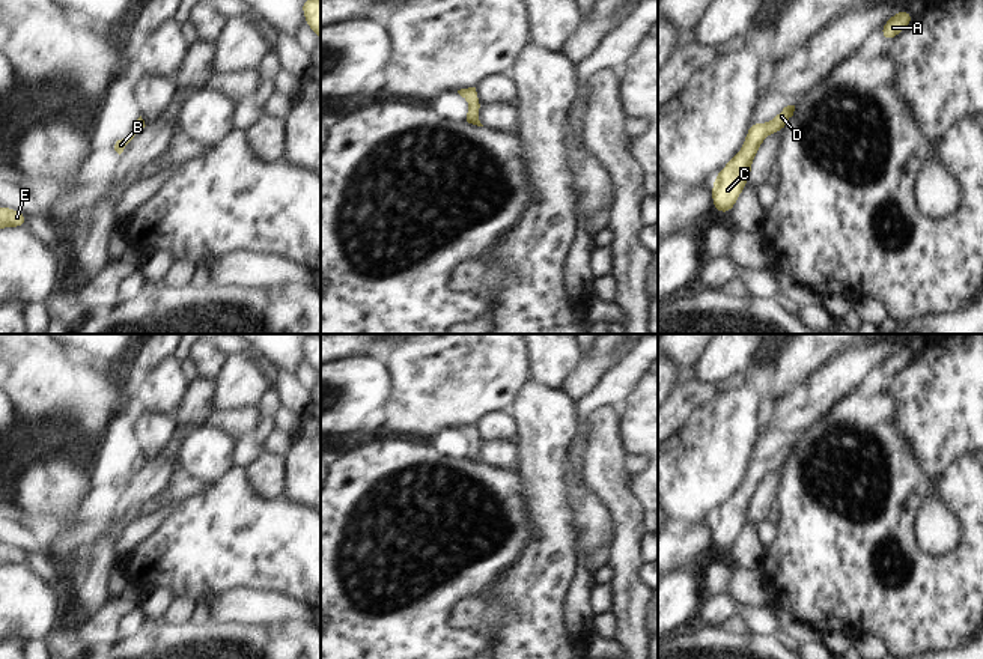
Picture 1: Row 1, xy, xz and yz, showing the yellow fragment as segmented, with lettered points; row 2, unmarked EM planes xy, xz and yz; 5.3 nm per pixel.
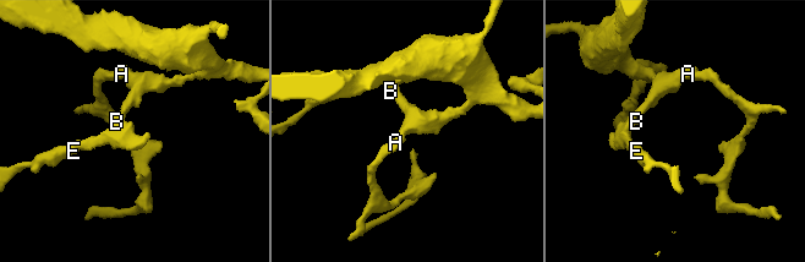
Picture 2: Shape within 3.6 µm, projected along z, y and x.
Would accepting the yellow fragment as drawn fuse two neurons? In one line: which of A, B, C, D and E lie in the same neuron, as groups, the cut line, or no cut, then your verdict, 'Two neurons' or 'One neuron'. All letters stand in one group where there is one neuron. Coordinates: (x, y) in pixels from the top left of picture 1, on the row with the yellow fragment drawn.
Groups: A B C D E. No split. One neuron

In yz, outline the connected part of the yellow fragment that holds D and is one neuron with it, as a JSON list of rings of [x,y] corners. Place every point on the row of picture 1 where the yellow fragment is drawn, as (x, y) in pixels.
[[[787,105],[766,123],[750,123],[741,150],[720,170],[712,182],[712,208],[720,214],[729,214],[733,209],[750,181],[751,162],[763,140],[769,134],[783,132],[793,111],[795,105]]]

